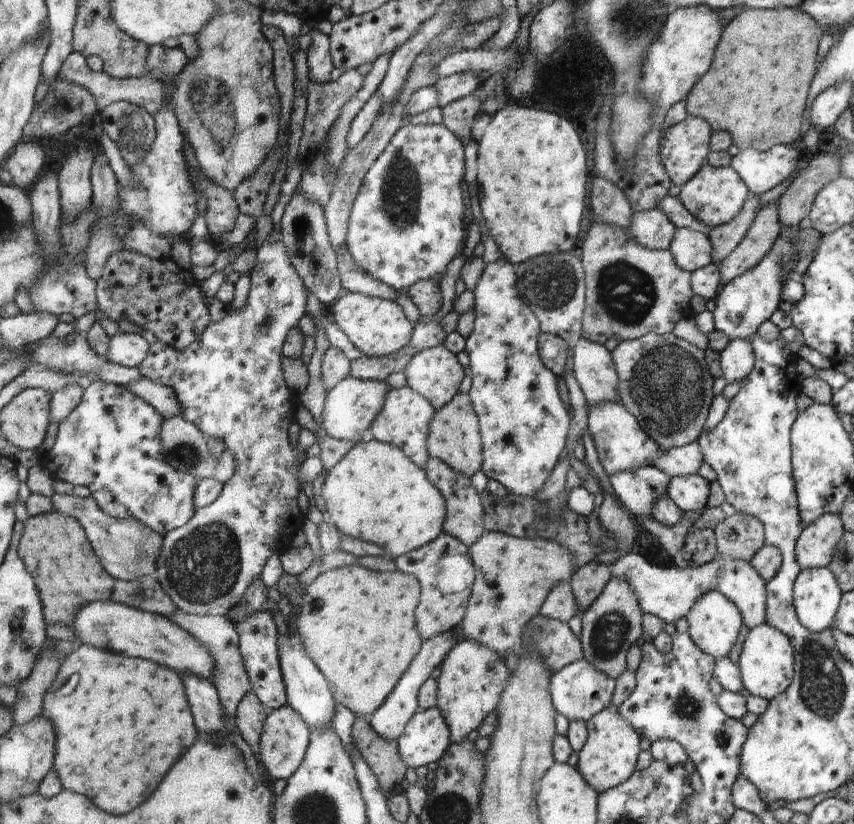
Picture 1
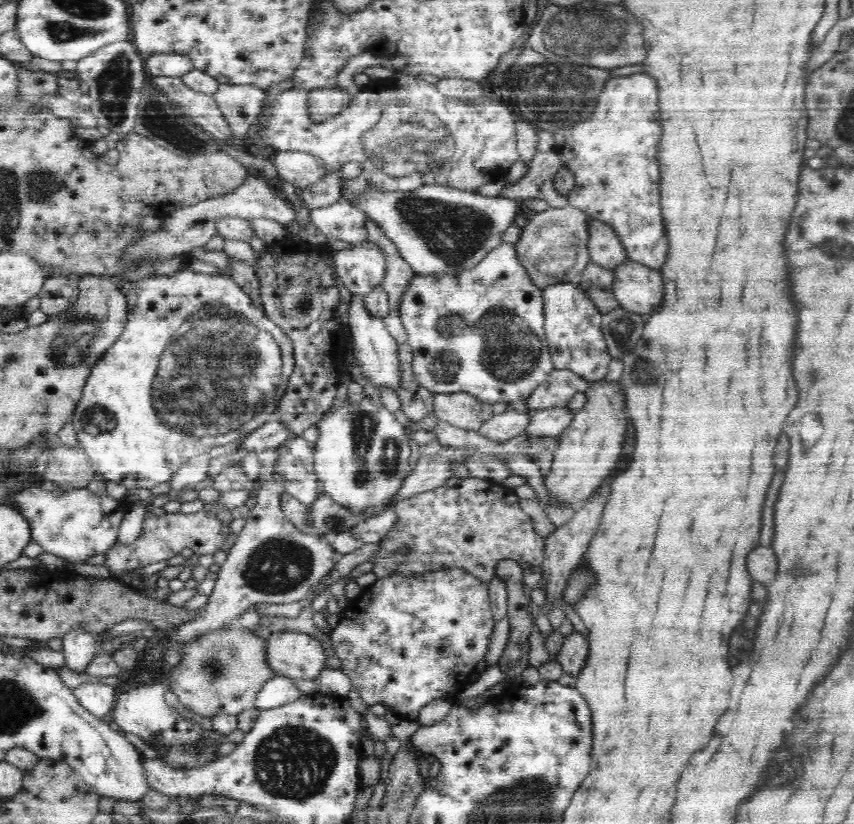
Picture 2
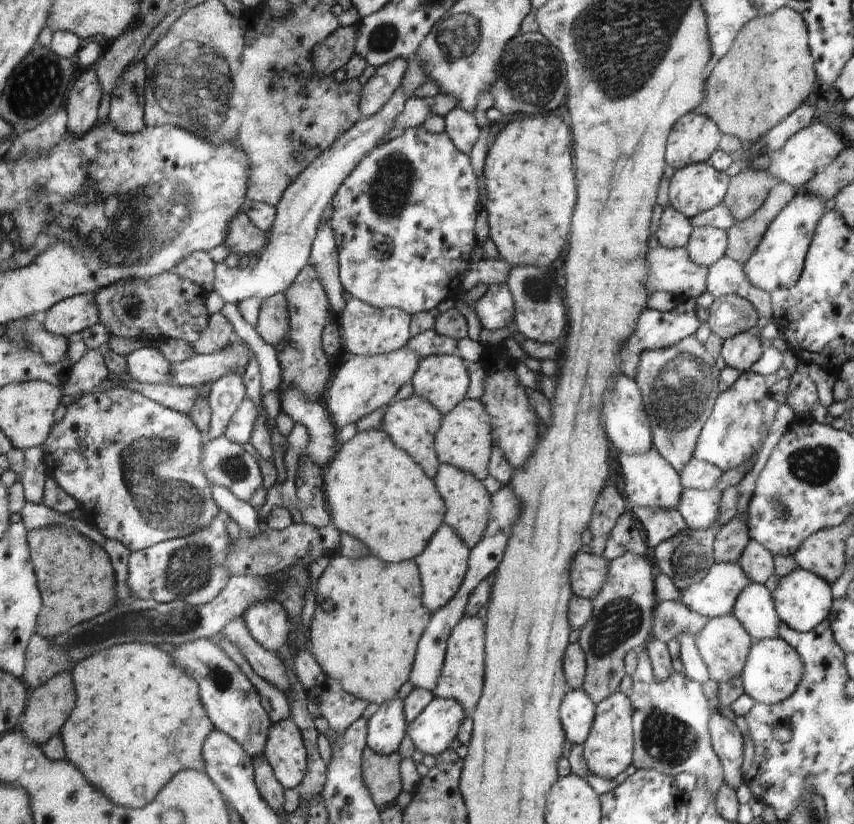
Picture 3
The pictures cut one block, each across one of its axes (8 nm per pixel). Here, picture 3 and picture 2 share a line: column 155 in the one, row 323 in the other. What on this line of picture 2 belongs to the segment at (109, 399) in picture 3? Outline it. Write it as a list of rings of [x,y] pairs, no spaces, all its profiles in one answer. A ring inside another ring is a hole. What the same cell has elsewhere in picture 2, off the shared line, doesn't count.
[[[500,243],[476,266],[460,269],[460,272],[457,273],[442,271],[432,271],[429,273],[414,272],[412,278],[406,283],[404,290],[401,292],[396,311],[407,334],[406,344],[411,350],[411,367],[414,374],[414,382],[418,386],[425,388],[432,395],[465,393],[491,404],[495,402],[511,403],[516,400],[527,400],[529,394],[535,391],[546,380],[547,376],[554,371],[551,361],[551,348],[546,338],[544,326],[546,324],[546,313],[544,312],[543,291],[536,288],[529,281],[529,276],[524,272],[522,265],[518,263],[518,259],[516,259],[516,250],[514,250],[512,244]]]

